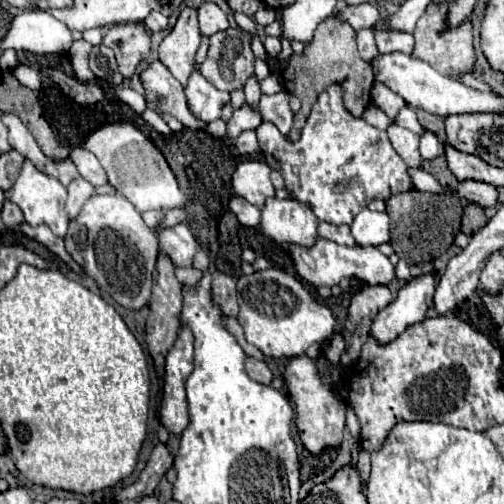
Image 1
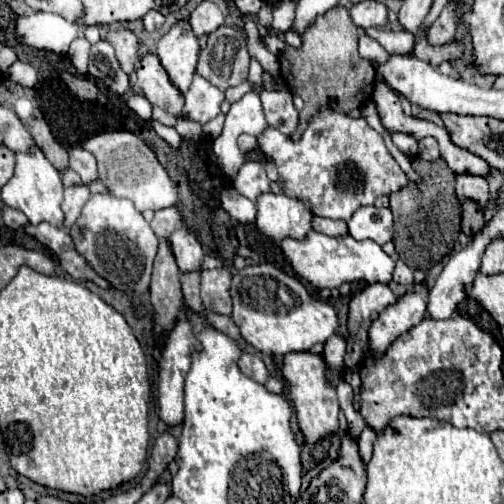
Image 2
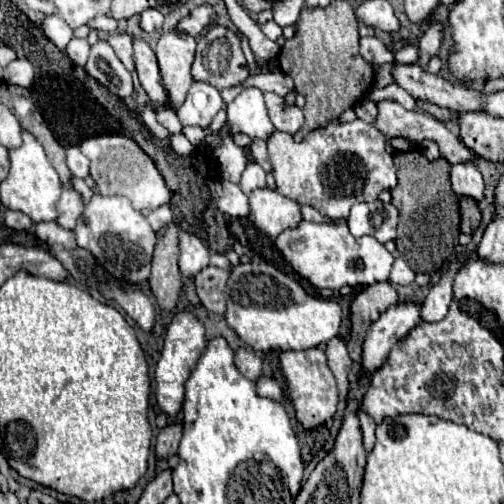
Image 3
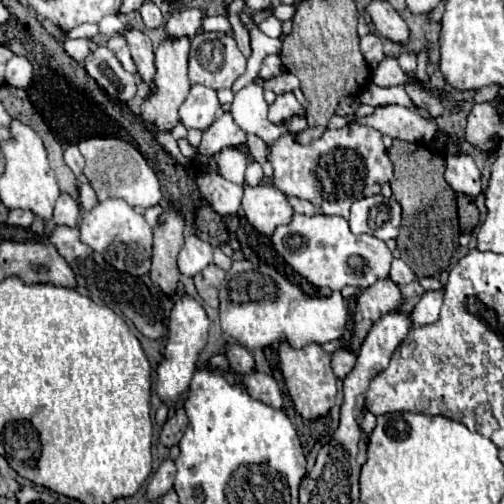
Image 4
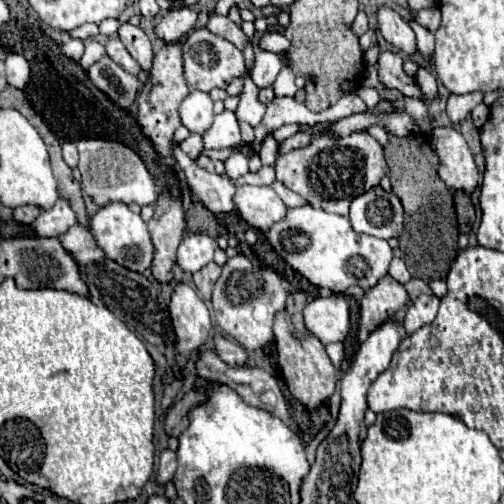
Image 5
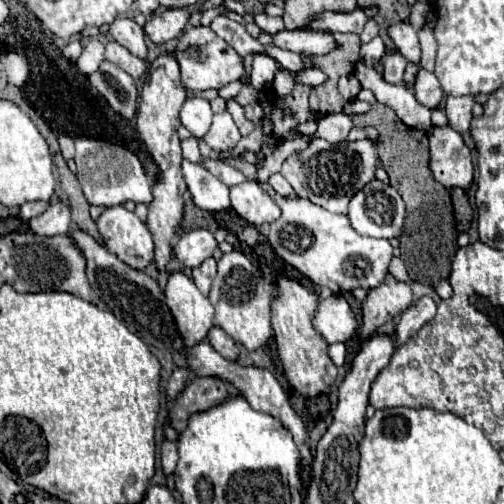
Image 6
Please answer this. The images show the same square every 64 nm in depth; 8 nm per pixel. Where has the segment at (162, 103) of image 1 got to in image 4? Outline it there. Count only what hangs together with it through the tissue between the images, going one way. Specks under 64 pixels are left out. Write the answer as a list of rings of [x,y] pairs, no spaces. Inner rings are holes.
[[[126,30],[124,32],[128,46],[132,50],[132,60],[138,68],[140,78],[150,86],[152,90],[152,80],[156,76],[156,66],[154,66],[154,52],[152,52],[152,42],[150,38],[140,32],[140,30]]]

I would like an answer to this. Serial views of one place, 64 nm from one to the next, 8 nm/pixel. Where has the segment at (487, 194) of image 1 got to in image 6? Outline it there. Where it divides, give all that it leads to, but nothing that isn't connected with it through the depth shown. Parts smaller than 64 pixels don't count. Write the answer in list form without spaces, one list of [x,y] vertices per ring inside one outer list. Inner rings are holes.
[[[434,126],[430,130],[430,168],[434,178],[448,190],[470,188],[474,182],[474,164],[460,132],[450,126]]]

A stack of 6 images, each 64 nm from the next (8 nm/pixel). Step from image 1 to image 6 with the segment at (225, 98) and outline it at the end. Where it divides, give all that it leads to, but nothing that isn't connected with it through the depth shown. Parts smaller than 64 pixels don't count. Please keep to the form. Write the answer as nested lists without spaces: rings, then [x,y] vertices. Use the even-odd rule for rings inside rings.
[[[194,96],[194,98],[186,98],[182,110],[180,110],[180,120],[182,124],[192,132],[192,136],[196,138],[202,138],[210,124],[212,124],[212,108],[210,108],[210,102],[200,98],[200,96]]]

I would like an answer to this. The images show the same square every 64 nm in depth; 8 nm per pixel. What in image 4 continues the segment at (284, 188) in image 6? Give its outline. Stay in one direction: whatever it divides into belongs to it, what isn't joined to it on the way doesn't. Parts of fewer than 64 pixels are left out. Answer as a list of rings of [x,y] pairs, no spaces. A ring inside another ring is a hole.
[[[288,198],[288,202],[294,206],[296,212],[304,214],[304,216],[316,216],[318,210],[308,202],[308,200],[300,200],[300,198]]]

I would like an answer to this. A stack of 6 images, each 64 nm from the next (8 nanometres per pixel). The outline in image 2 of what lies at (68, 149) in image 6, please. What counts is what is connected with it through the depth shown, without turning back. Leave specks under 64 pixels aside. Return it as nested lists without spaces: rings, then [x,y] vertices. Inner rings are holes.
[[[74,146],[70,150],[70,168],[80,174],[84,184],[90,184],[90,182],[98,180],[96,158],[90,152],[86,152],[84,148],[80,148],[80,146]]]

